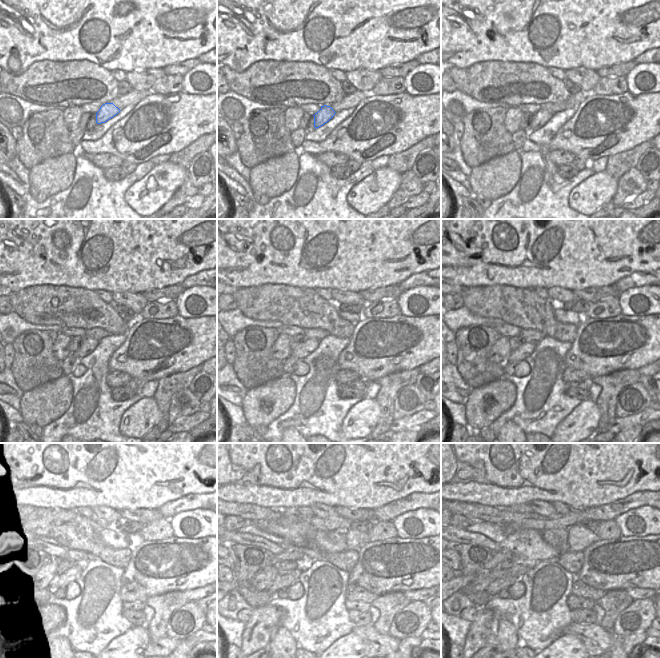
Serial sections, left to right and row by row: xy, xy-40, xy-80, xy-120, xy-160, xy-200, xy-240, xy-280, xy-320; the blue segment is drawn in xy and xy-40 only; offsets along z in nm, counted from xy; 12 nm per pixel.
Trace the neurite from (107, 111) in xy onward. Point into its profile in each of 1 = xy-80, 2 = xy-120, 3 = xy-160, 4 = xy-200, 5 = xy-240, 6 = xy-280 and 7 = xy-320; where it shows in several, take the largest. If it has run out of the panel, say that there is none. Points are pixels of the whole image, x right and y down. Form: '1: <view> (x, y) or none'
1: xy-80 (540, 118)
2: xy-120 (89, 345)
3: xy-160 (306, 348)
4: xy-200 (525, 350)
5: xy-240 (71, 575)
6: xy-280 (282, 581)
7: xy-320 (496, 586)

